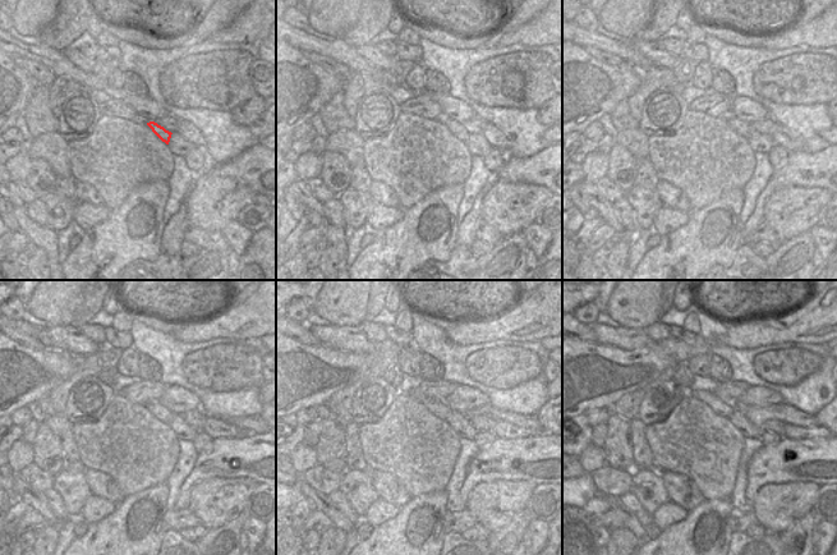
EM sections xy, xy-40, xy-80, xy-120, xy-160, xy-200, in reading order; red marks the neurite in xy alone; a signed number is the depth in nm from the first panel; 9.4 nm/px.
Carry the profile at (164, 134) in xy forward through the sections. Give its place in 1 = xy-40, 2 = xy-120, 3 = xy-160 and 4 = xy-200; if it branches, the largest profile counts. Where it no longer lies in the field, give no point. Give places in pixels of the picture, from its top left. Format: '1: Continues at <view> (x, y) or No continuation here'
1: Continues at xy-40 (458, 129)
2: Continues at xy-120 (164, 414)
3: Continues at xy-160 (438, 408)
4: Continues at xy-200 (725, 409)

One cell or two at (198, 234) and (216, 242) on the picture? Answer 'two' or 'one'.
one

